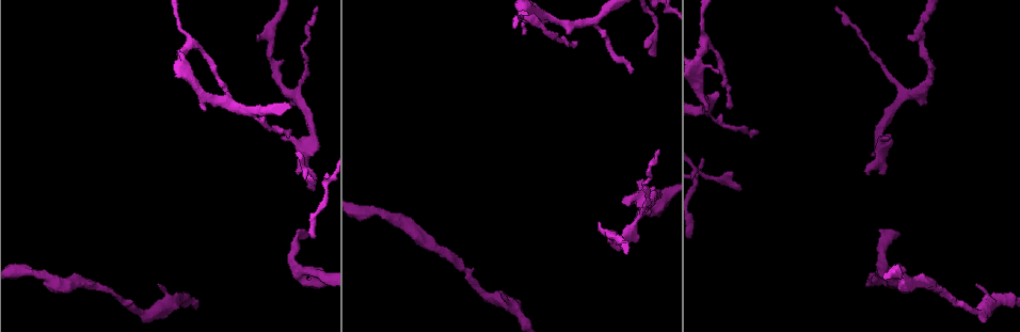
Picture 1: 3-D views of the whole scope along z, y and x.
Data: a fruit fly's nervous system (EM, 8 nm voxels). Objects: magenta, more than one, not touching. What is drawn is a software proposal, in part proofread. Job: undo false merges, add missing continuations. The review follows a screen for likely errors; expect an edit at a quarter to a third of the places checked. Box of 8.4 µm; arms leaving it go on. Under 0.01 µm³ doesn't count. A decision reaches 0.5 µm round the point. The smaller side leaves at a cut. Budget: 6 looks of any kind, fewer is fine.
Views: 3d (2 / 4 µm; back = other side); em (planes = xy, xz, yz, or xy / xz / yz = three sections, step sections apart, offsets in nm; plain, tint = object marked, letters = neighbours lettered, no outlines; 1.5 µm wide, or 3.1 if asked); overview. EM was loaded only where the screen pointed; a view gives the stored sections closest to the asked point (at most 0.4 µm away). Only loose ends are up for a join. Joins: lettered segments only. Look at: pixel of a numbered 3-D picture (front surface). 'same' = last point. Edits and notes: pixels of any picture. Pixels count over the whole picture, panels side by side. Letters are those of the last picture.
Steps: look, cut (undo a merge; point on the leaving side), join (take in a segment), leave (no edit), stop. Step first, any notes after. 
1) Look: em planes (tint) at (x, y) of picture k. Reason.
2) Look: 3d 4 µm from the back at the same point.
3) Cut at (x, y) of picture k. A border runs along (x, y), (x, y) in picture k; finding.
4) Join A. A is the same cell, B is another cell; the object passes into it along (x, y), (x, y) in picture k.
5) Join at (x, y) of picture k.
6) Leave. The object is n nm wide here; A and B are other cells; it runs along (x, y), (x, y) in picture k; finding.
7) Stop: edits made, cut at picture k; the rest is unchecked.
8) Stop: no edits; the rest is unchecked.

Look: em xy step 8 (letters) at (158, 285) of picture 1. Branch stops here.

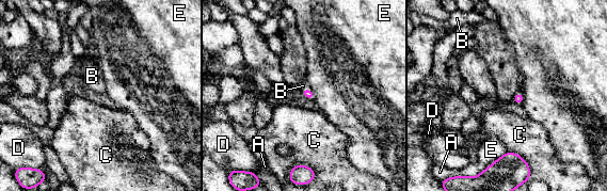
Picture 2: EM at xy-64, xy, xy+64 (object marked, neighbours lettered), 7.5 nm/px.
Look: em planes (letters) at the same point. Another direction.

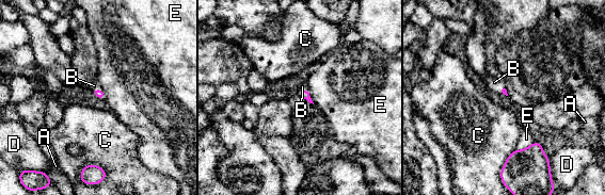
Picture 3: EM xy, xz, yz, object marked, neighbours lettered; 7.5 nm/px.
Join B. The longest contact is with E, 180 nm; B is the same cell, A, C, D and E are other cells; the object passes into it along (99, 94), (96, 88), (94, 85) in picture 3; the cell continues.

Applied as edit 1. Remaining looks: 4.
Look: em yz step 4 (letters) at (649, 215) of picture 1. An open end.

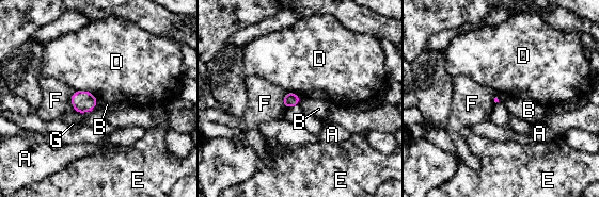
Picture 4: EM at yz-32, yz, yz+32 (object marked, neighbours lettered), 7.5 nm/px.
Look: em planes (letters) at the same point.

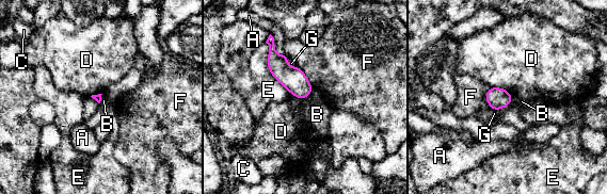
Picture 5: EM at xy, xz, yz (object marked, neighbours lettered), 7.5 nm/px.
Leave. A, B, C, D, E, F and G are other cells; a border runs along (309, 94), (303, 99) in picture 5; none of them fits.

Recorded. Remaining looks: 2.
Stop: edits made, join at picture 3; the rest is unchecked.

